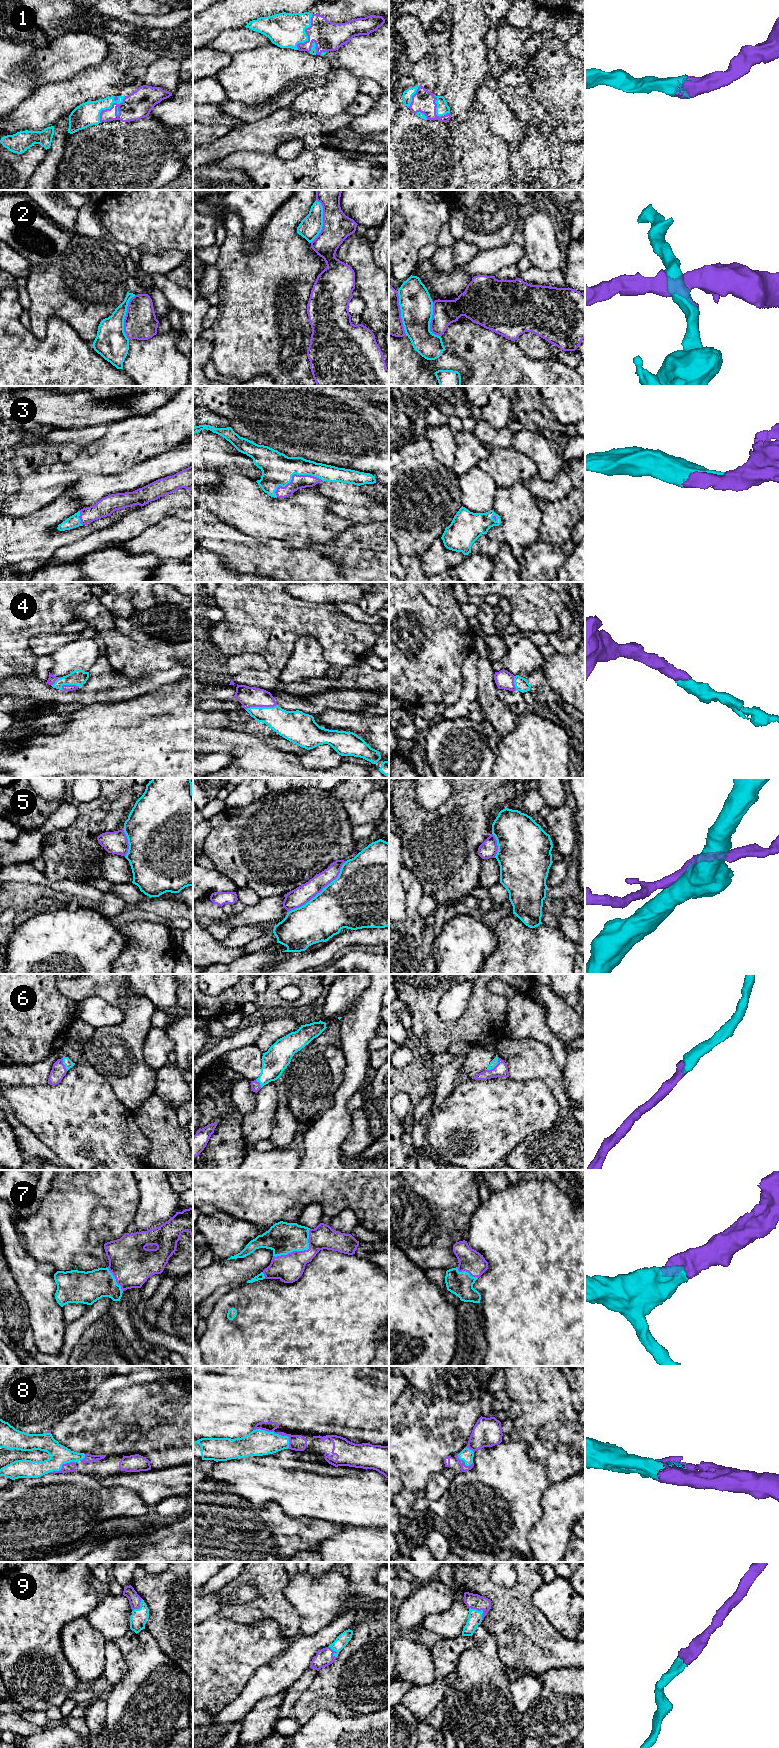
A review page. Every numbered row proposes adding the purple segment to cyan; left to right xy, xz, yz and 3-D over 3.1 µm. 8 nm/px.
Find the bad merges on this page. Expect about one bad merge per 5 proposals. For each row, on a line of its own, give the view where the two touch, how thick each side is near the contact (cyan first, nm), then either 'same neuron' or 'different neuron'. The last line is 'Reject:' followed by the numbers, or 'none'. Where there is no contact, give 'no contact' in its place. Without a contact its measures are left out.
1: xy | 190/220 nm | same neuron
2: xy | 260/260 nm | different neuron
3: xz | 260/110 nm | same neuron
4: xz | 200/160 nm | same neuron
5: xz | 440/150 nm | different neuron
6: yz | 60/110 nm | same neuron
7: xz | 260/220 nm | same neuron
8: xz | 220/130 nm | same neuron
9: yz | 110/130 nm | same neuron
Reject: 2, 5

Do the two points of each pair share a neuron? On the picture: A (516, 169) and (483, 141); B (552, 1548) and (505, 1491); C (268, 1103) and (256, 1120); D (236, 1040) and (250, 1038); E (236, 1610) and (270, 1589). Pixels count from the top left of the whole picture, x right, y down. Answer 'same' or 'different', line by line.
A: different
B: different
C: same
D: same
E: same

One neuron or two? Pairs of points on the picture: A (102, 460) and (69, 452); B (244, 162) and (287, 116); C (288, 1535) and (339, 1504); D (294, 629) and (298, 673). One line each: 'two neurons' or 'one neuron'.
A: one neuron
B: two neurons
C: two neurons
D: two neurons

